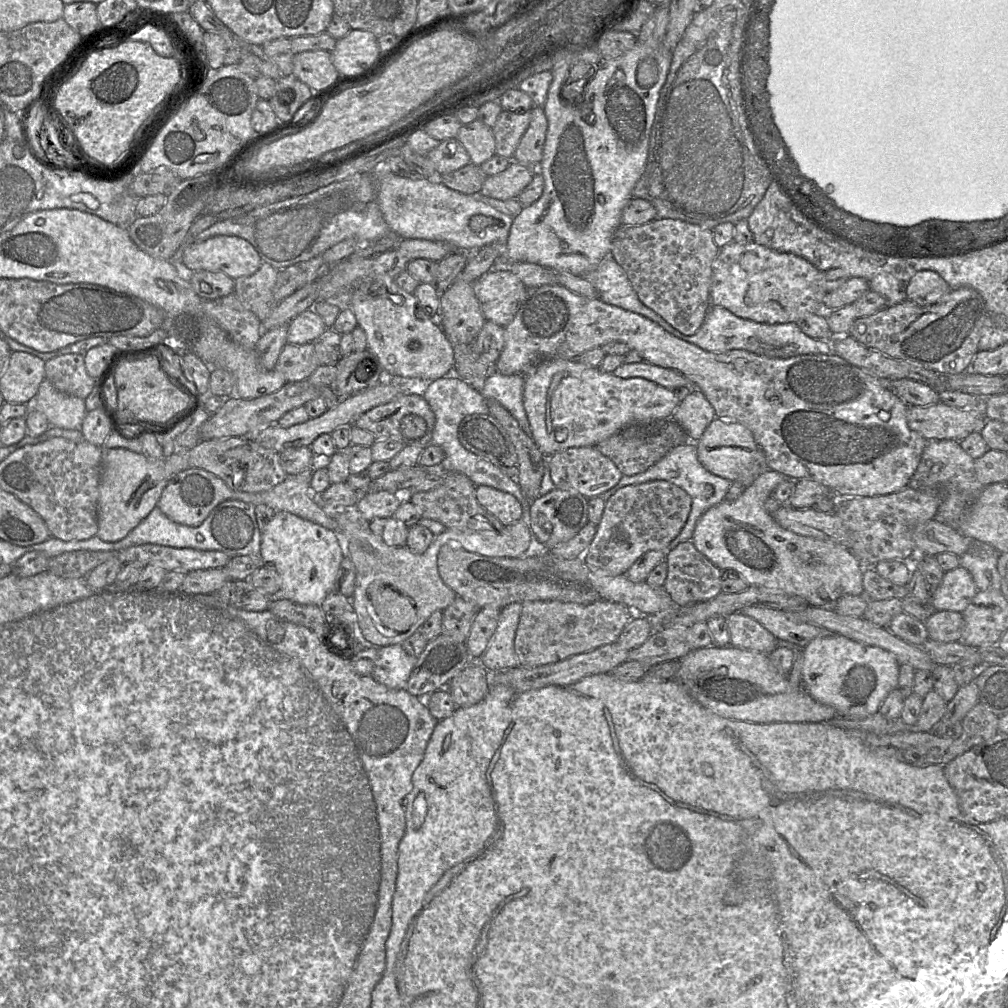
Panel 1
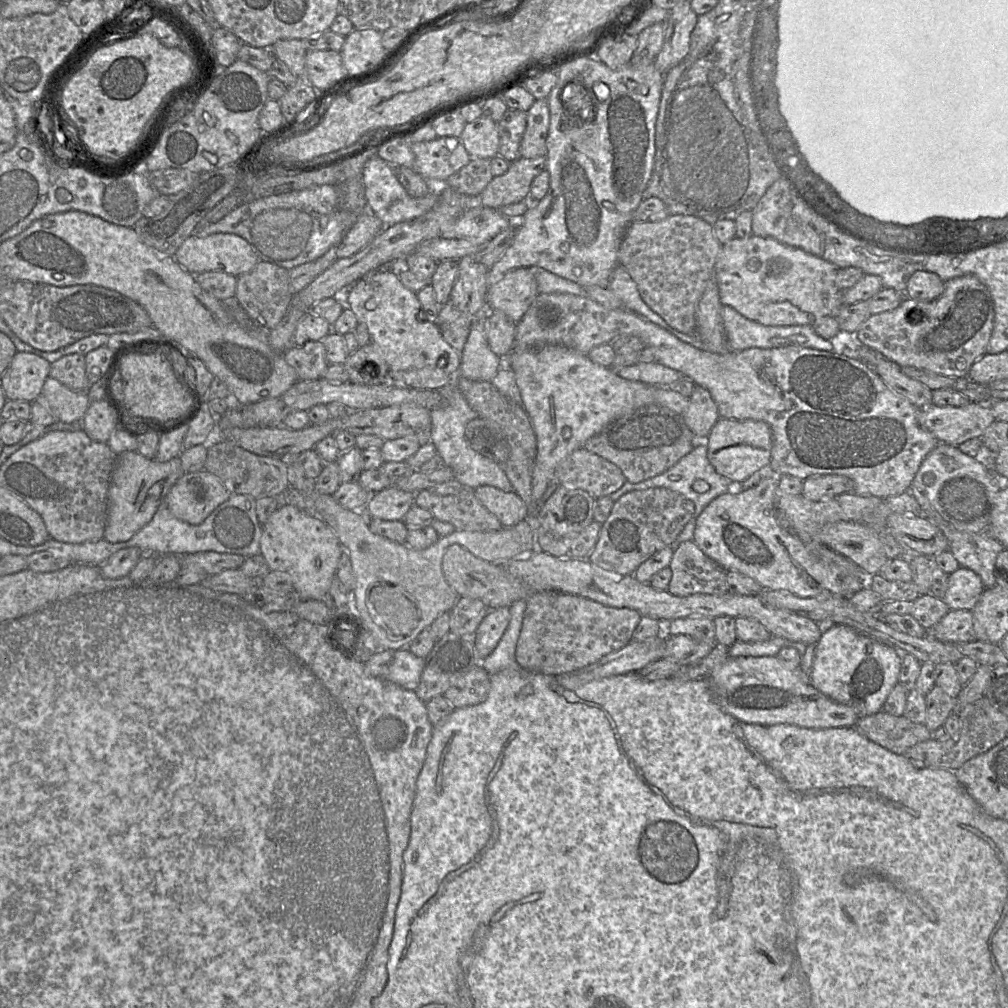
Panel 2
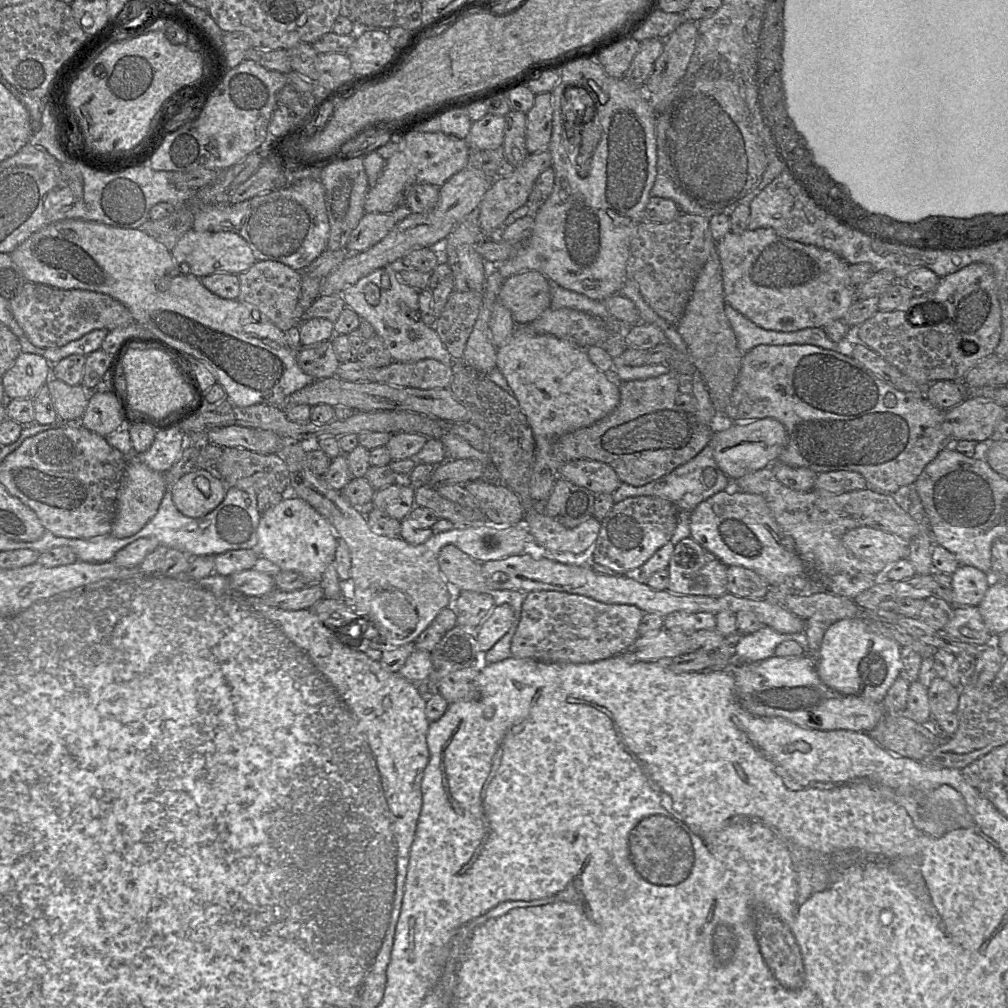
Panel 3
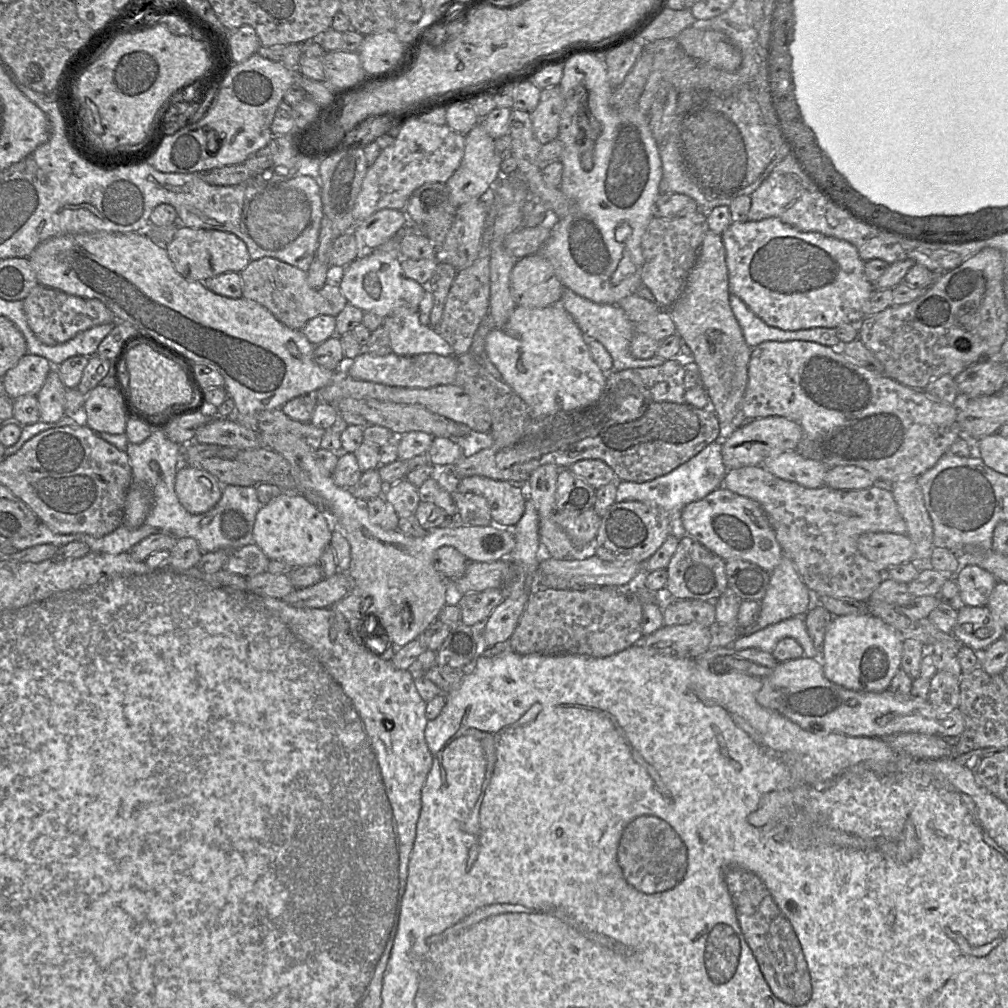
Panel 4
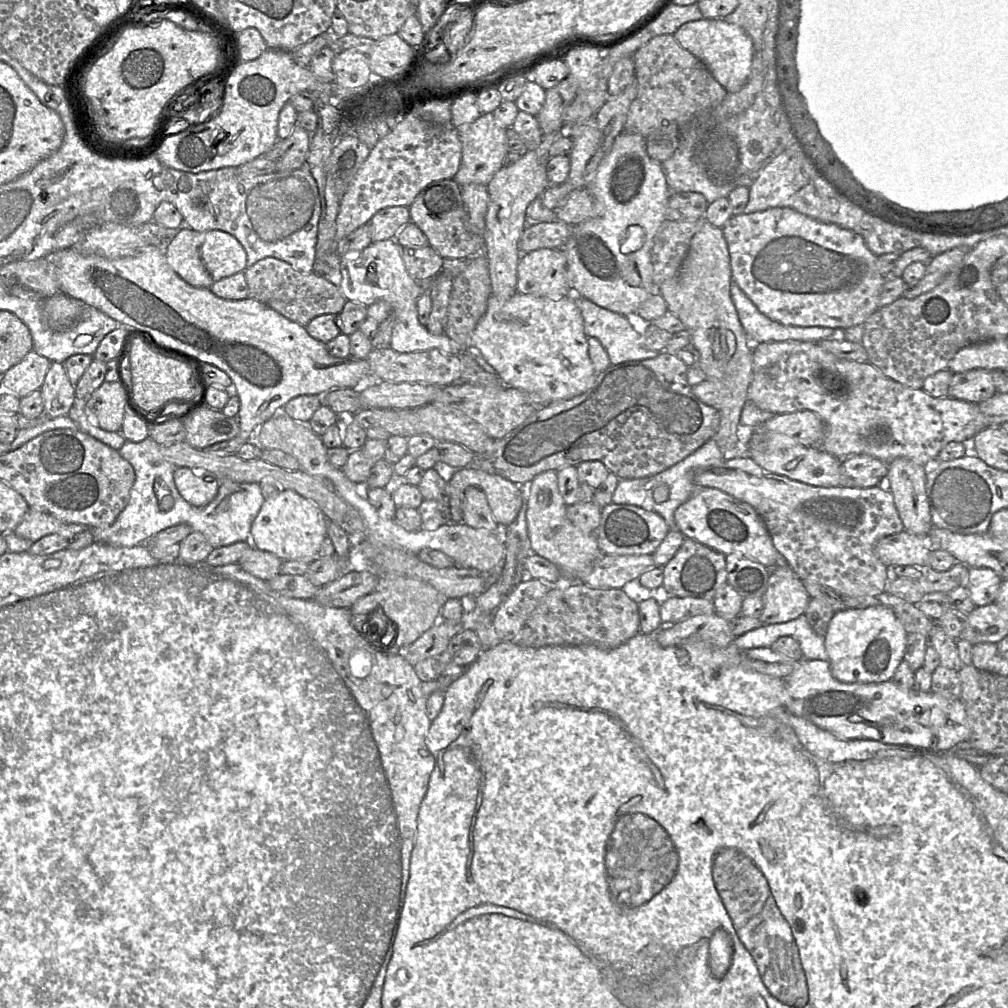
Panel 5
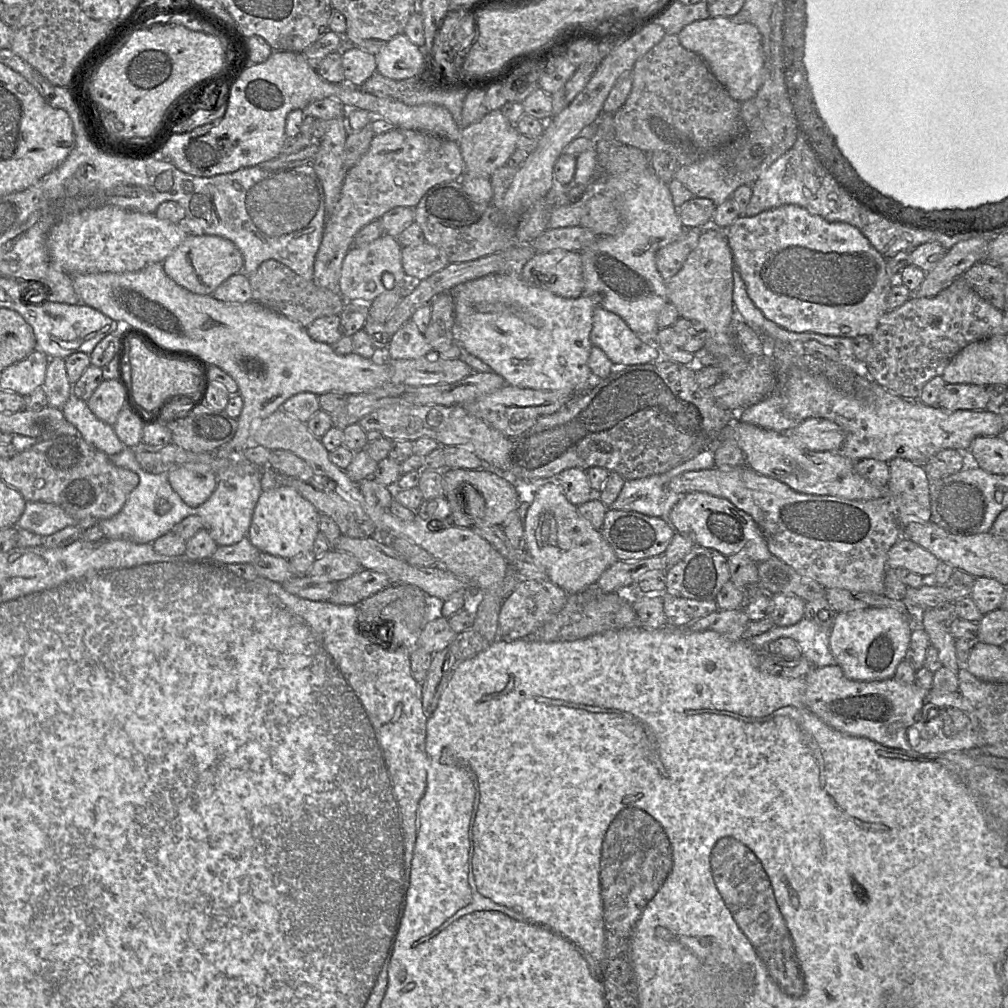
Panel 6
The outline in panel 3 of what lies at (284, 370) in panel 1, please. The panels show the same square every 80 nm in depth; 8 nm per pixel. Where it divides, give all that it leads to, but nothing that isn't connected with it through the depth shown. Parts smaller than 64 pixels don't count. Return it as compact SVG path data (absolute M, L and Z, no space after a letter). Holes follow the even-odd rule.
M331 340L302 346L297 353L297 361L301 369L315 380L334 376L340 365Z

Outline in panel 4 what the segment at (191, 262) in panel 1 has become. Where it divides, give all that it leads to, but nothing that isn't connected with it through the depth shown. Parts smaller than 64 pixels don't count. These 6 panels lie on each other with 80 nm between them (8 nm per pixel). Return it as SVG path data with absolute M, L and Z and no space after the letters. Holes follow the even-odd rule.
M179 226L166 251L176 271L189 281L203 282L227 272L240 273L251 262L245 242L233 233L219 230Z

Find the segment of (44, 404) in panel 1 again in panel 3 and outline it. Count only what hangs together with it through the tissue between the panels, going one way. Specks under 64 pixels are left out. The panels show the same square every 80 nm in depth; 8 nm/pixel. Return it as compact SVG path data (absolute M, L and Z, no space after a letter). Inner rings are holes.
M57 378L47 382L59 421L80 420L89 403L89 392L82 385L70 386Z

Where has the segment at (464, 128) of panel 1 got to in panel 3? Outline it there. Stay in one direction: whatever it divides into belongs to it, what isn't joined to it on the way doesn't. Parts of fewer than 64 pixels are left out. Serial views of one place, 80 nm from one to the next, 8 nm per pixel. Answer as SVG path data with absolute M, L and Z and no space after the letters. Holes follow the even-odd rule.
M487 113L472 123L466 142L471 150L496 149L503 144L504 126L504 116Z

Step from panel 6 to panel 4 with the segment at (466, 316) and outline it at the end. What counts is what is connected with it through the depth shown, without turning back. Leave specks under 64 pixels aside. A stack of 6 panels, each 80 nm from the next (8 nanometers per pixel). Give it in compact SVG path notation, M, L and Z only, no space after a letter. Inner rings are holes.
M558 303L545 308L517 305L501 328L488 333L485 357L524 401L531 418L588 407L599 399L606 385L607 373L593 360L587 338Z

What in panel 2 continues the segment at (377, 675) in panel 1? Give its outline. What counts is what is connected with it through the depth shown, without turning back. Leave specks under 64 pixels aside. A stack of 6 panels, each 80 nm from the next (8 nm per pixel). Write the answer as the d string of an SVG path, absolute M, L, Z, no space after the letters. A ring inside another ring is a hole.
M406 649L394 651L393 660L385 677L407 690L415 690L421 679L425 658L417 657Z

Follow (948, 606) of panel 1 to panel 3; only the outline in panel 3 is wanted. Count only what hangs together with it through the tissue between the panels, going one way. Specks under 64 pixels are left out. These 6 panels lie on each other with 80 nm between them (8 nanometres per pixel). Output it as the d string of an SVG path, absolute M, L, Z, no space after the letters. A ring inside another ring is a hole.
M960 565L951 577L954 591L953 607L978 607L992 583L990 574L973 566Z

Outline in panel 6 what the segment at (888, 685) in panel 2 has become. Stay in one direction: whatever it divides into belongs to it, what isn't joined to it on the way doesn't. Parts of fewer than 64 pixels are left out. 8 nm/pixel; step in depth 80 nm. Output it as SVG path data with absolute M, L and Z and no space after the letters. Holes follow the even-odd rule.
M870 607L851 612L836 613L830 630L829 648L846 678L856 681L881 681L893 678L897 666L904 660L911 639L913 626L893 608Z

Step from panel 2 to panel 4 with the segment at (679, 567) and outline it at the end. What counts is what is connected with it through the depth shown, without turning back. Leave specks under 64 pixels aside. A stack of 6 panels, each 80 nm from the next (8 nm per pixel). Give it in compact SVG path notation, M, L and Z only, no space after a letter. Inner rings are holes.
M689 535L679 540L677 549L666 568L665 595L676 600L698 599L715 601L728 591L725 561Z

